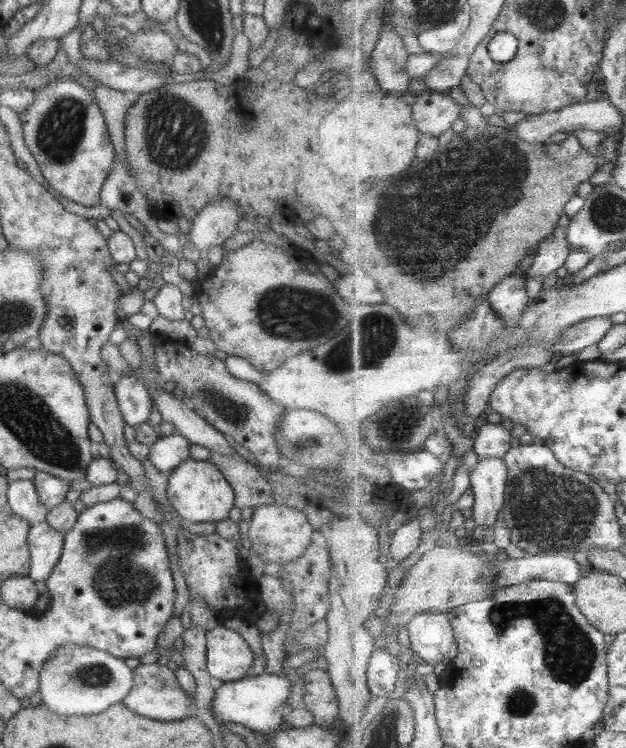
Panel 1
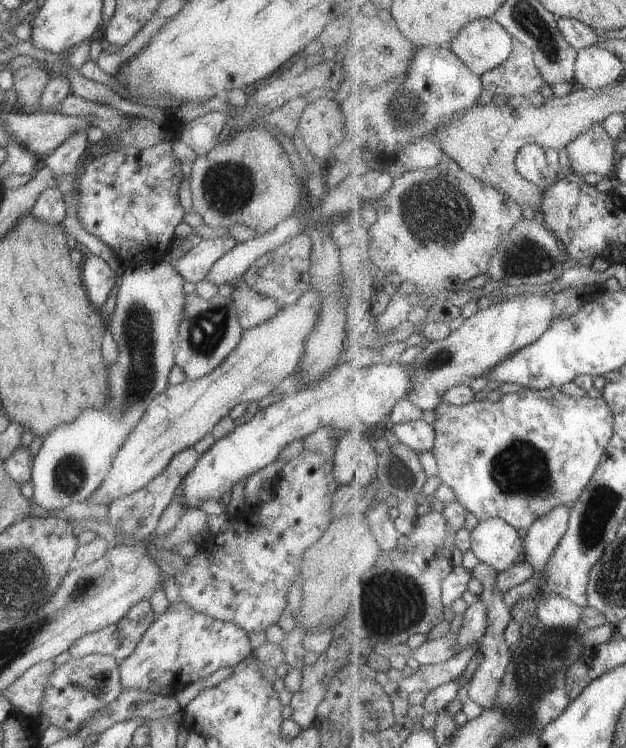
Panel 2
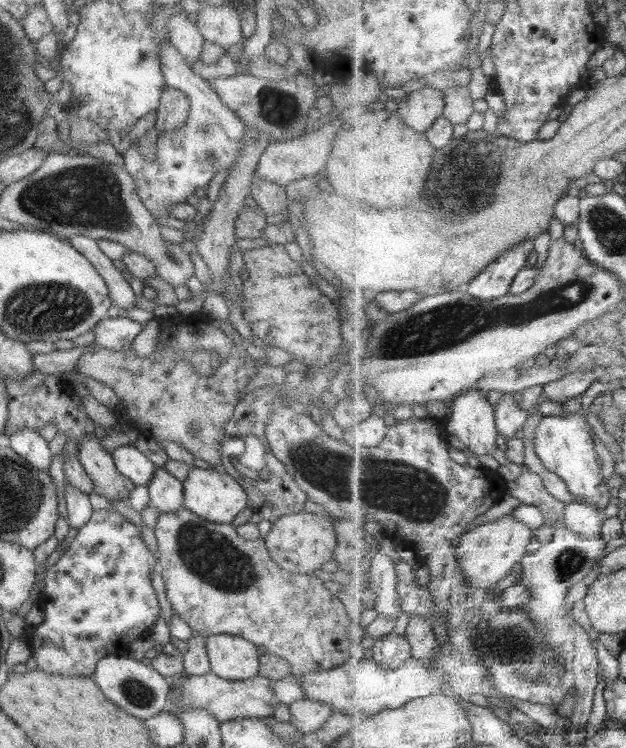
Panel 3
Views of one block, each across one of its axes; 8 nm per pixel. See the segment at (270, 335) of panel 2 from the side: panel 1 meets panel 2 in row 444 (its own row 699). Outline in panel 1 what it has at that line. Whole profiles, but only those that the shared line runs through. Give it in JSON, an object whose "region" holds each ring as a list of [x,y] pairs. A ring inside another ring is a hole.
{"region":[[[139,663],[132,669],[132,687],[120,702],[131,712],[151,720],[170,721],[189,716],[193,707],[192,694],[187,694],[176,681],[174,672],[166,666]]]}

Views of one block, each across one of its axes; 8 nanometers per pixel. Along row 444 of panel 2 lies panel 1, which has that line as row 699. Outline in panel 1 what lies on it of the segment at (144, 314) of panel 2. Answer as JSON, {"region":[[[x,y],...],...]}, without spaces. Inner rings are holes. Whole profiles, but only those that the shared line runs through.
{"region":[[[65,643],[61,646],[58,646],[58,649],[53,650],[53,652],[50,654],[50,657],[43,662],[42,667],[39,669],[38,686],[38,691],[41,695],[40,702],[55,714],[63,716],[71,716],[71,714],[99,714],[99,712],[103,712],[105,708],[109,708],[109,706],[112,704],[119,703],[120,700],[129,692],[129,689],[132,687],[132,669],[125,664],[124,659],[115,658],[114,656],[97,650],[96,648],[88,647],[87,645]]]}

